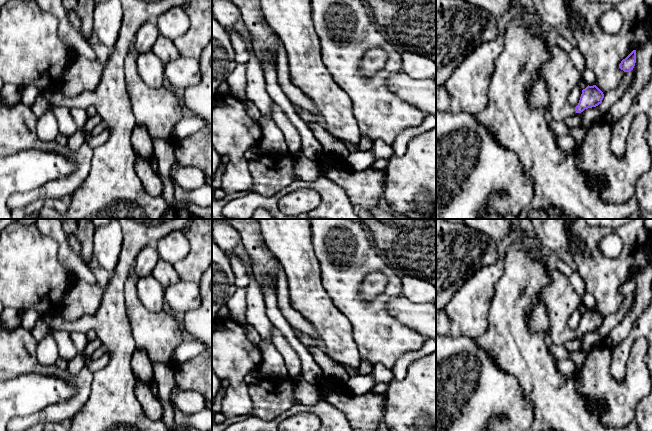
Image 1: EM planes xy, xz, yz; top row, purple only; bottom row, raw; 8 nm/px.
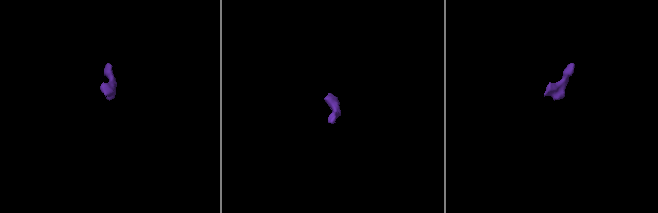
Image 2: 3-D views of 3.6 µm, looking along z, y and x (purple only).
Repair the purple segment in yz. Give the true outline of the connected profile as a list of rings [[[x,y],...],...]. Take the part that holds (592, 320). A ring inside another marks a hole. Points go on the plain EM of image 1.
[[[546,258],[544,264],[549,273],[549,284],[542,289],[541,294],[550,320],[551,342],[563,345],[569,340],[601,328],[604,318],[596,309],[588,309],[582,314],[575,332],[568,327],[567,321],[582,303],[581,297],[573,288],[570,279],[555,267],[553,259]]]

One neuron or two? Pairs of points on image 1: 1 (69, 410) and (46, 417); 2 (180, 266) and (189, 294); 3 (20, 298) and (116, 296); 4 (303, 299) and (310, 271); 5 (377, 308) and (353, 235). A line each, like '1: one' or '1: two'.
1: one
2: two
3: two
4: one
5: one

